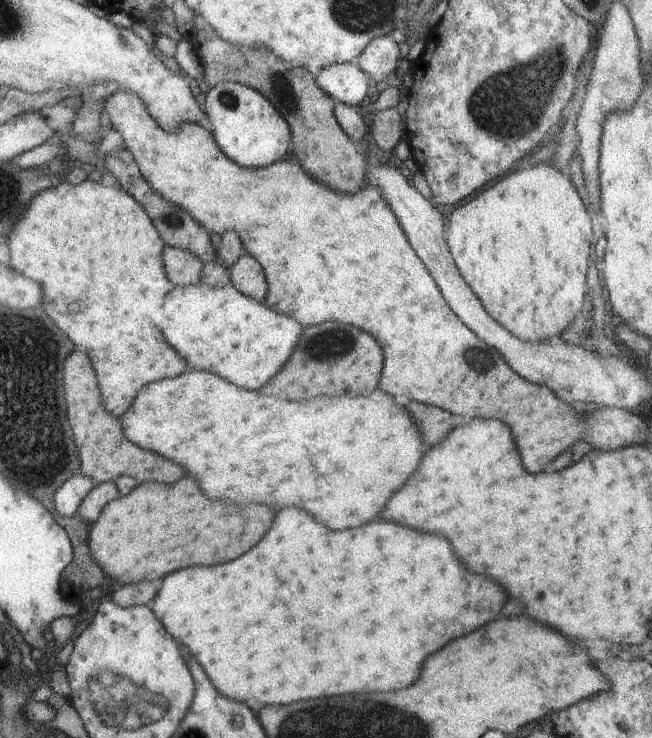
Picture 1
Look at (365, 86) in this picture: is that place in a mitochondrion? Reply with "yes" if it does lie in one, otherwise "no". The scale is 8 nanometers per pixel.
no

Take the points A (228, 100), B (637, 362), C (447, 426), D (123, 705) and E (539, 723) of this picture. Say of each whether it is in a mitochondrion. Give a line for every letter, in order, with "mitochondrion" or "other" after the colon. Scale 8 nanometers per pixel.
A: mitochondrion
B: other
C: other
D: mitochondrion
E: other

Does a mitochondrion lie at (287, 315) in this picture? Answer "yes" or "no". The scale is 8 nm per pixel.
no

